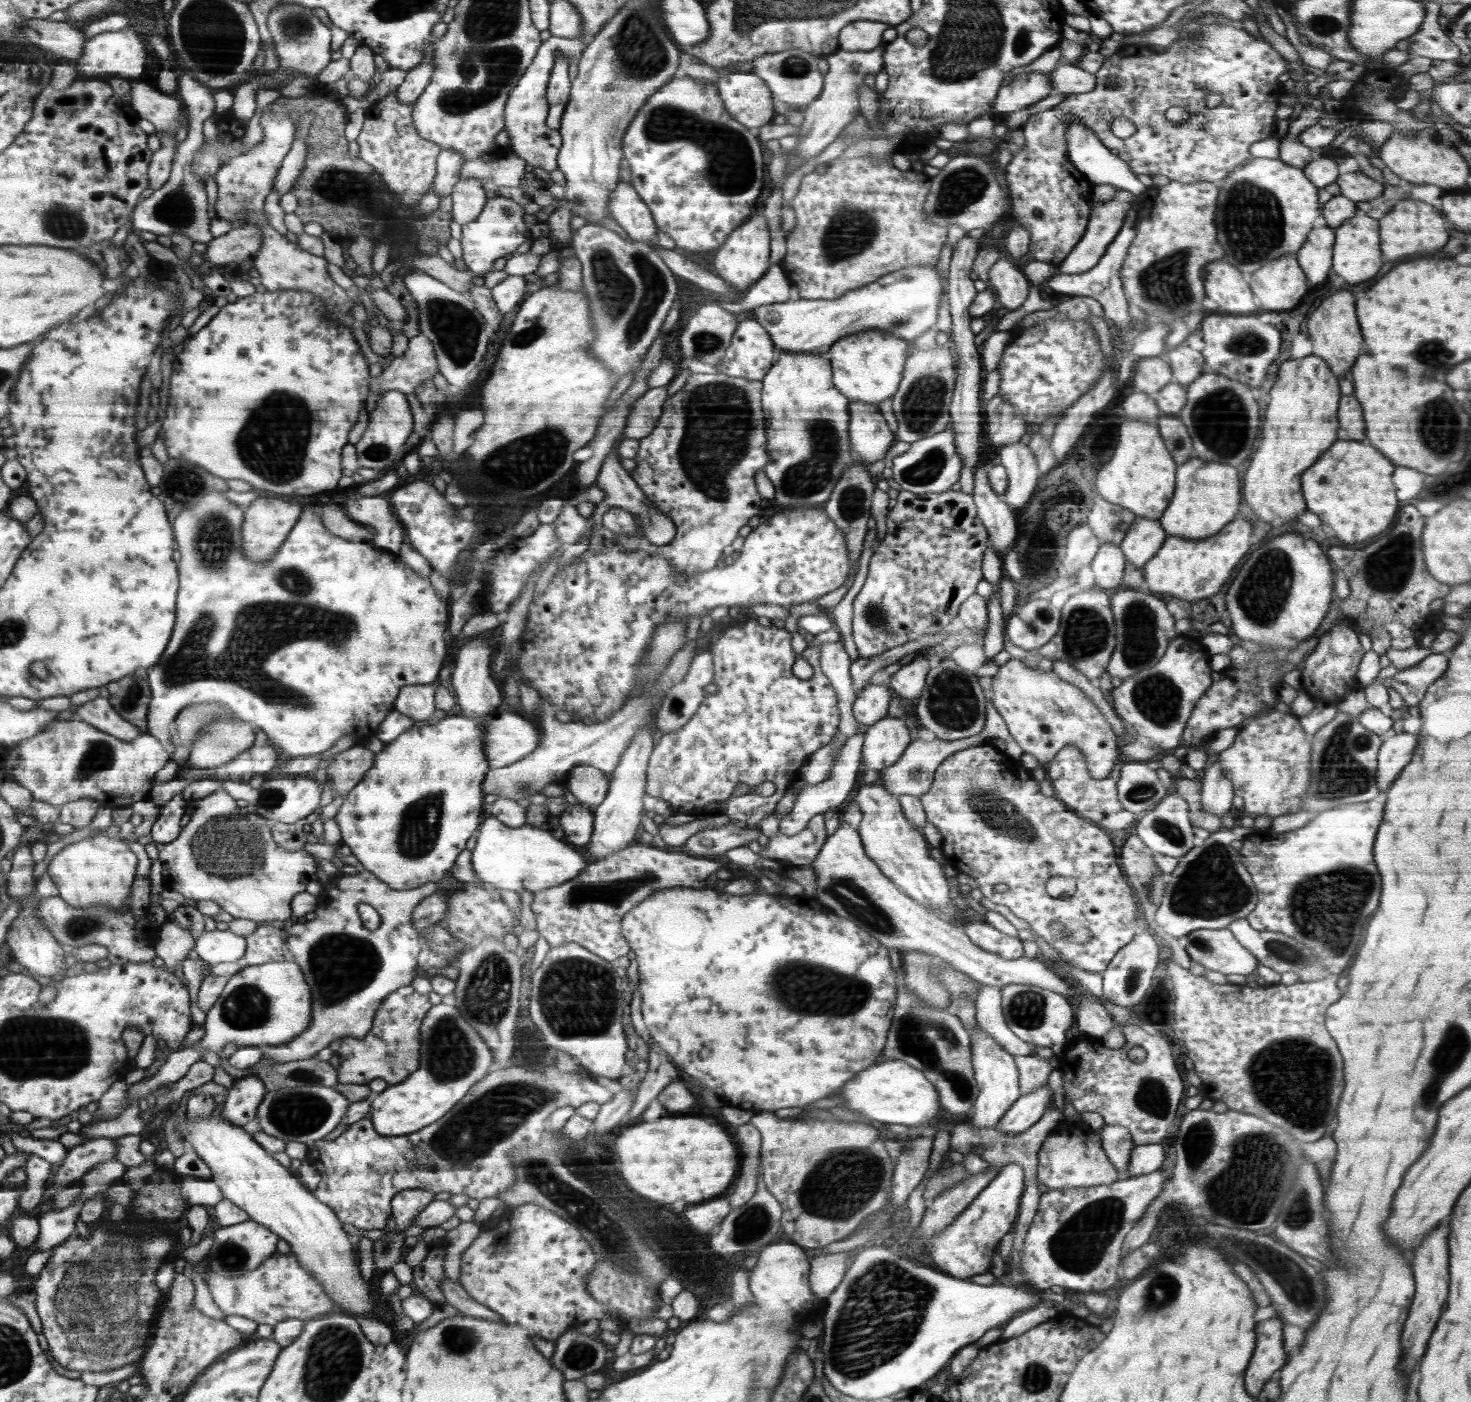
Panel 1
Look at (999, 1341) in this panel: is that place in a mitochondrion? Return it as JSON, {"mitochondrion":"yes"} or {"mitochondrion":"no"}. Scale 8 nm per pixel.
{"mitochondrion":"no"}

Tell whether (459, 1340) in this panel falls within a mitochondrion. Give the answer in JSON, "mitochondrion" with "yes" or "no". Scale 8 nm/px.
{"mitochondrion":"yes"}

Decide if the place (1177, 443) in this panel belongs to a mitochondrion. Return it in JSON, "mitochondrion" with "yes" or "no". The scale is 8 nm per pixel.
{"mitochondrion":"yes"}

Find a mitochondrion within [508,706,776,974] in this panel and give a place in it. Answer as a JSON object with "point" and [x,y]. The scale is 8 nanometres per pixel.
{"point":[609,893]}

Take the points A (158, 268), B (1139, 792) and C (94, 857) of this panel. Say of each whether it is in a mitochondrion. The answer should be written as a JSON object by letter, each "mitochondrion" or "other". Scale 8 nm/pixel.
{"A":"other","B":"mitochondrion","C":"other"}

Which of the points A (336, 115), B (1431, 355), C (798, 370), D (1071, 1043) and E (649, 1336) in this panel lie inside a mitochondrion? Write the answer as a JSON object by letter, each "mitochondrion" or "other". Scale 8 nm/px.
{"A":"other","B":"mitochondrion","C":"other","D":"other","E":"other"}

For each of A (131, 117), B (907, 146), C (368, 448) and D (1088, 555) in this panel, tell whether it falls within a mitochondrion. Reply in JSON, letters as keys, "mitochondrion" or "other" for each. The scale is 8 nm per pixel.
{"A":"other","B":"other","C":"mitochondrion","D":"other"}

